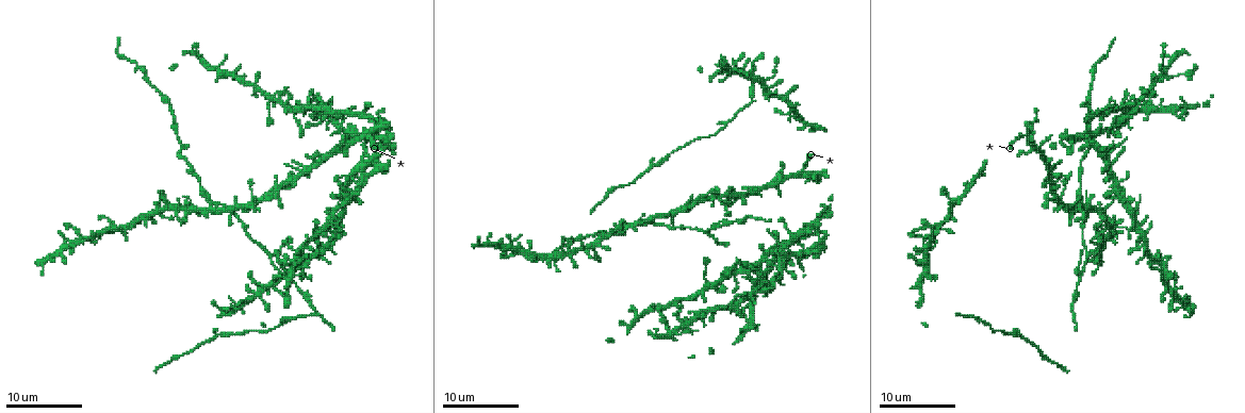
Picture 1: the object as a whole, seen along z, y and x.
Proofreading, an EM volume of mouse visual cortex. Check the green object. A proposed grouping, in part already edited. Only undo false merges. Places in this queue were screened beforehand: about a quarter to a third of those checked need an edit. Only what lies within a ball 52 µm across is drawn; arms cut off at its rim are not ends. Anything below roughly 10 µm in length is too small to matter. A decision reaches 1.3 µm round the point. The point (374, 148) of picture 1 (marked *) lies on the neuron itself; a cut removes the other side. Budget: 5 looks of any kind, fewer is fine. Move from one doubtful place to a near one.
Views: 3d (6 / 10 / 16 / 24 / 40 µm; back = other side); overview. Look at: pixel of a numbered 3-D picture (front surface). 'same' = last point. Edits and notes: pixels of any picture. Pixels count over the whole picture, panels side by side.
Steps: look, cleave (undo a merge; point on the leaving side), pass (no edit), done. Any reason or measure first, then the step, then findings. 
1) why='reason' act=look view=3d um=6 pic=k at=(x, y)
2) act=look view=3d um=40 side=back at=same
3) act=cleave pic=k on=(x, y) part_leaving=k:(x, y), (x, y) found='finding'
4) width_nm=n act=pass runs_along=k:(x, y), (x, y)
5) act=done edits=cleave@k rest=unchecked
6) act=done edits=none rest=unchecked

why='side arm on a straight run' act=look view=3d um=6 pic=1 at=(301, 126)

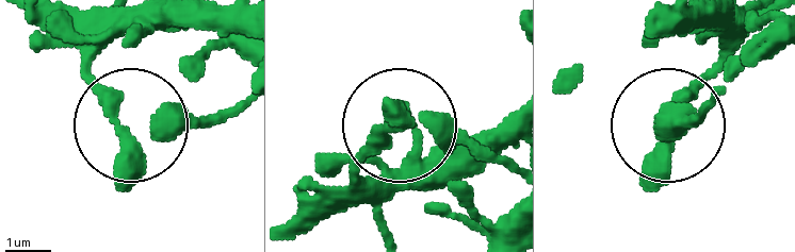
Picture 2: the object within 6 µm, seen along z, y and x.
act=pass found='one neuron here'

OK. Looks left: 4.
why='thick turns thin' act=look view=3d um=10 pic=1 at=(683, 228)

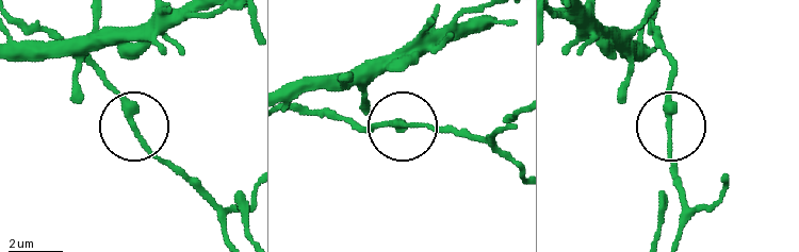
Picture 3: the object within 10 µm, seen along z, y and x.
width_nm=230 act=pass found='one neuron here'

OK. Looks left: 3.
why='calibre changes' act=look view=3d um=16 pic=1 at=(303, 292)

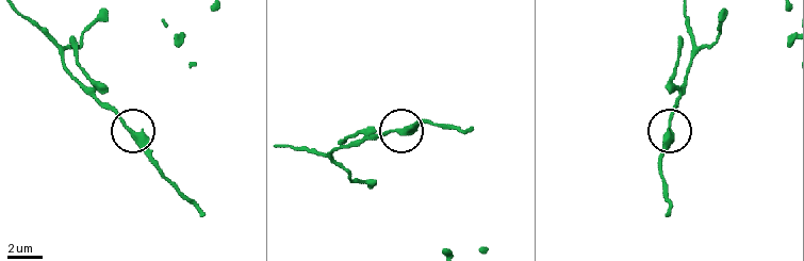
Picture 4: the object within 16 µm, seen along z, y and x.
width_nm=280 act=pass runs_along=4:(685, 15), (692, 59), (661, 164) found='one neuron here'

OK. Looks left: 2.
act=done edits=none rest=unchecked

